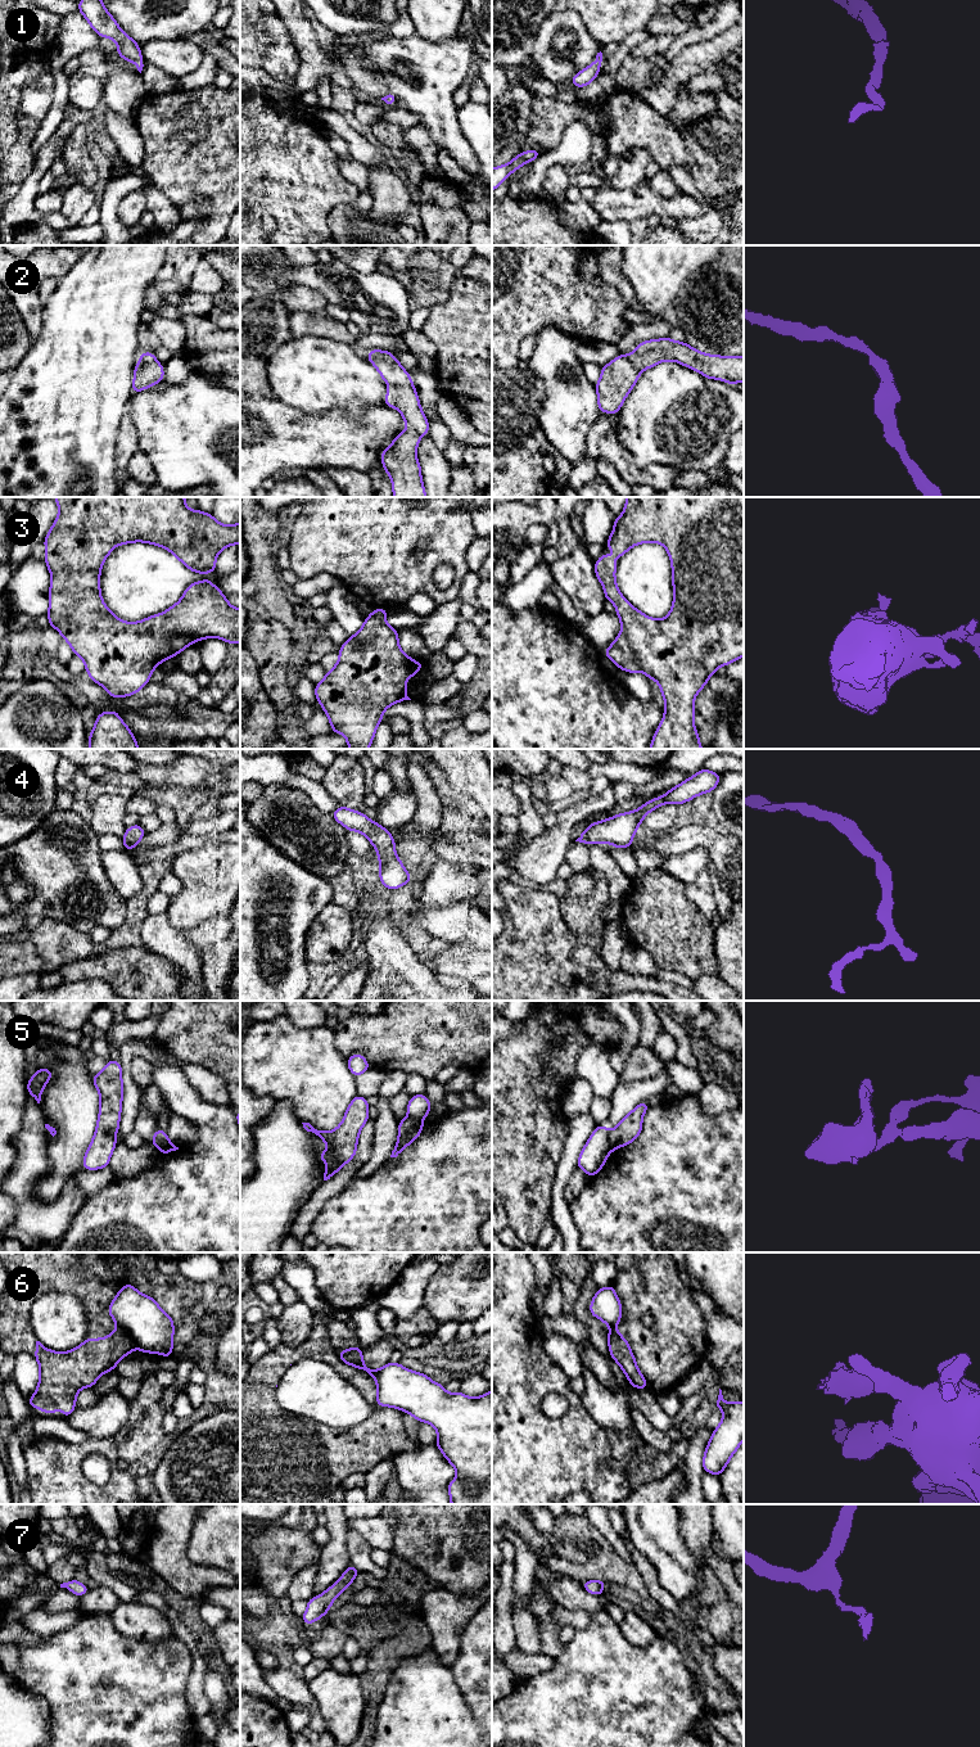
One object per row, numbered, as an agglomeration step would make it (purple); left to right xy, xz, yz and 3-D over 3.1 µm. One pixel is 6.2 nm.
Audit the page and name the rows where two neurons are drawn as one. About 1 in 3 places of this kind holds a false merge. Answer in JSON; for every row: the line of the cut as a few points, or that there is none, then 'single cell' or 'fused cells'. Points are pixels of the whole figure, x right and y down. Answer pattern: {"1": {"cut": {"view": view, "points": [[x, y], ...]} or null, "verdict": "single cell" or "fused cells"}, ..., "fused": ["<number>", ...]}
{"1": {"cut": null, "verdict": "single cell"}, "2": {"cut": null, "verdict": "single cell"}, "3": {"cut": null, "verdict": "single cell"}, "4": {"cut": null, "verdict": "single cell"}, "5": {"cut": {"view": "yz", "points": [[608, 1132], [608, 1140], [613, 1149]]}, "verdict": "fused cells"}, "6": {"cut": {"view": "xy", "points": [[118, 1325], [138, 1344]]}, "verdict": "fused cells"}, "7": {"cut": null, "verdict": "single cell"}, "fused": ["5", "6"]}

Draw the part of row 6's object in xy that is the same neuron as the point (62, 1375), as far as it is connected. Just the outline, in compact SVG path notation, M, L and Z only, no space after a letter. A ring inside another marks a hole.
M121 1326L104 1339L86 1339L80 1346L66 1353L49 1350L36 1341L33 1356L40 1365L40 1380L35 1394L26 1400L27 1404L44 1413L55 1413L60 1408L66 1419L76 1408L77 1392L83 1387L92 1387L103 1373L114 1371L118 1362L136 1350L136 1346L130 1332Z

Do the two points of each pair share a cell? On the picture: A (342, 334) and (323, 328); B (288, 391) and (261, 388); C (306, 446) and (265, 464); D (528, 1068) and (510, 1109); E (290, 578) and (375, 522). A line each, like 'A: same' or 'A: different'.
A: same
B: different
C: same
D: same
E: different

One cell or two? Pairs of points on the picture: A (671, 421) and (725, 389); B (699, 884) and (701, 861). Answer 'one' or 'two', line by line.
A: one
B: two

